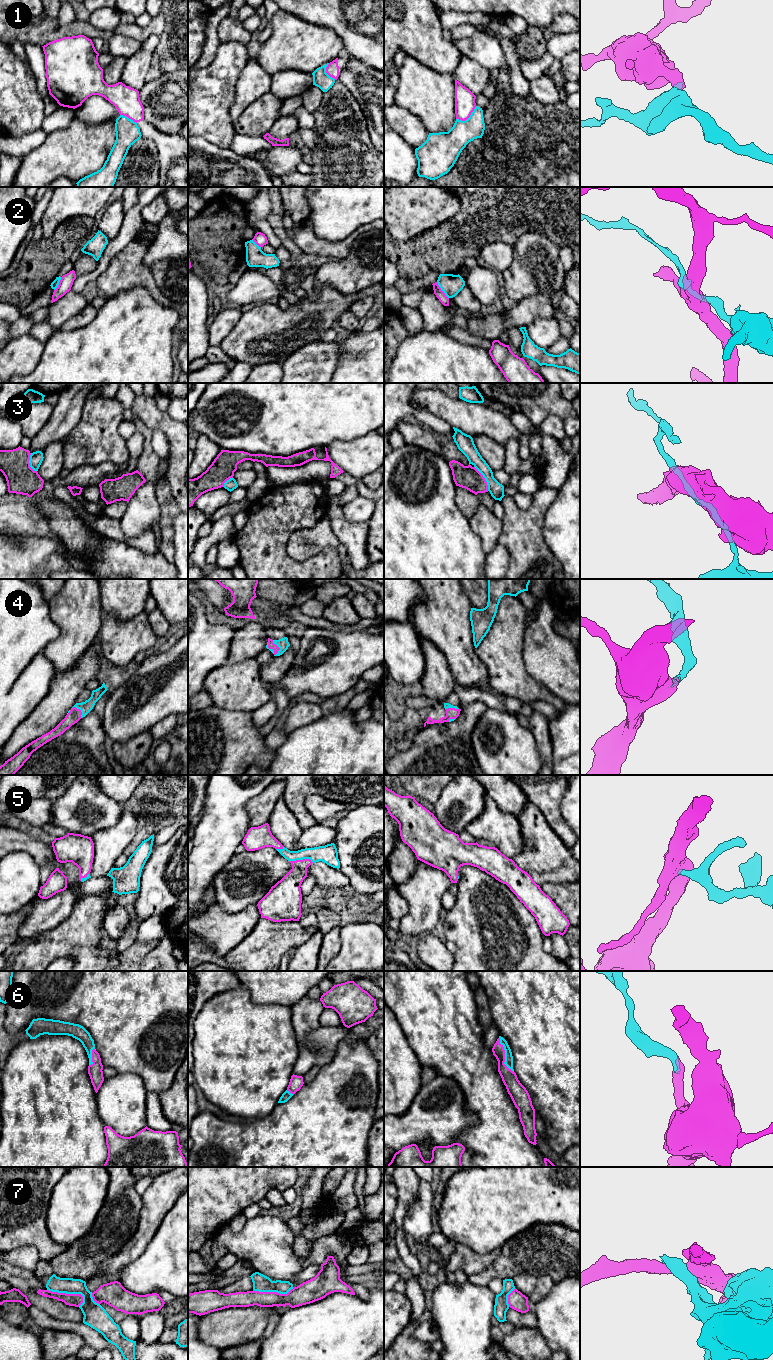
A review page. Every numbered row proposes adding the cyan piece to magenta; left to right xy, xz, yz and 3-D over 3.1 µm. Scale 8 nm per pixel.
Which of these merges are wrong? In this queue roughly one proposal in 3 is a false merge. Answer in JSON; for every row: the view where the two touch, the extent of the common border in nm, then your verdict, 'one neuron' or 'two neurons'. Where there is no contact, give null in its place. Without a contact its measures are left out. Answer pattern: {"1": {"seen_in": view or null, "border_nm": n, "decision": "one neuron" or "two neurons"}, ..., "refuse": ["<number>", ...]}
{"1": {"seen_in": "yz", "border_nm": 200, "decision": "two neurons"}, "2": {"seen_in": "yz", "border_nm": 170, "decision": "two neurons"}, "3": {"seen_in": "yz", "border_nm": 240, "decision": "two neurons"}, "4": {"seen_in": "xz", "border_nm": 130, "decision": "one neuron"}, "5": {"seen_in": "xz", "border_nm": 190, "decision": "one neuron"}, "6": {"seen_in": "yz", "border_nm": 300, "decision": "one neuron"}, "7": {"seen_in": "xy", "border_nm": 320, "decision": "two neurons"}, "refuse": ["1", "2", "3", "7"]}

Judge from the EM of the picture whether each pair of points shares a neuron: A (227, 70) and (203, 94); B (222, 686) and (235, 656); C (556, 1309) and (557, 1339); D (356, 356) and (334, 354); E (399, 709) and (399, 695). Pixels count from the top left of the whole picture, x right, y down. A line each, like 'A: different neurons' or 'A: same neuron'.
A: same neuron
B: different neurons
C: same neuron
D: different neurons
E: same neuron

